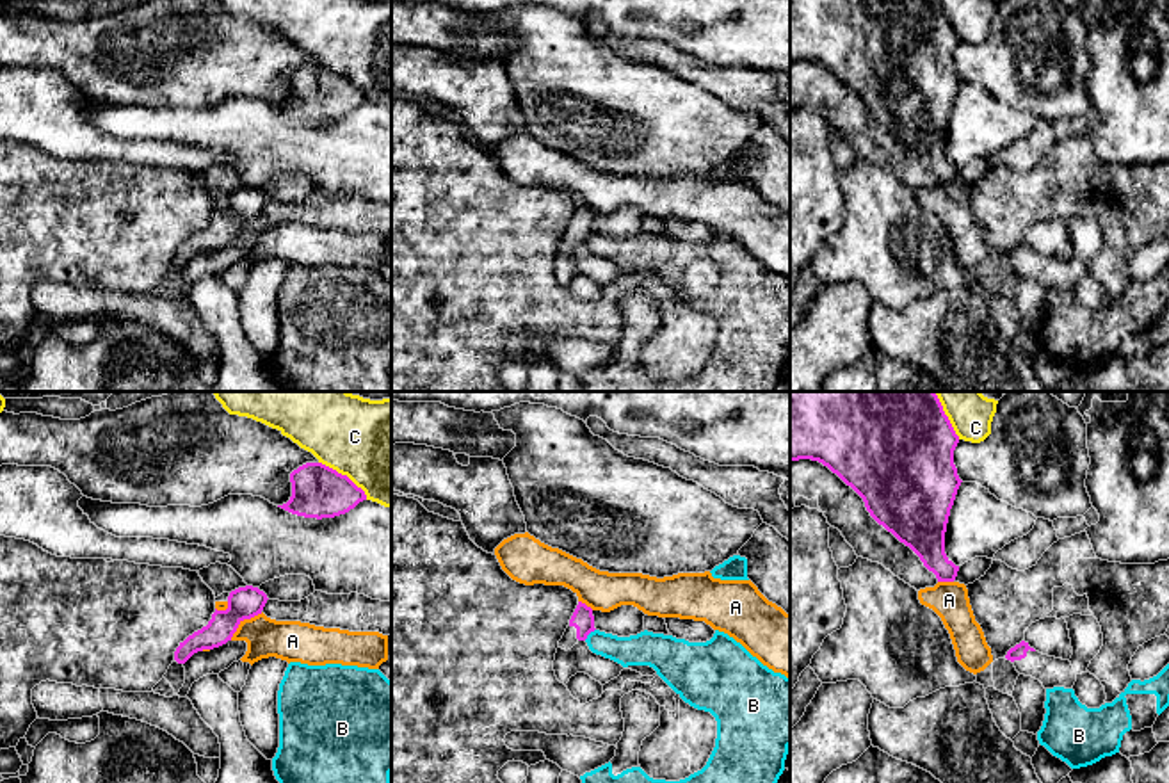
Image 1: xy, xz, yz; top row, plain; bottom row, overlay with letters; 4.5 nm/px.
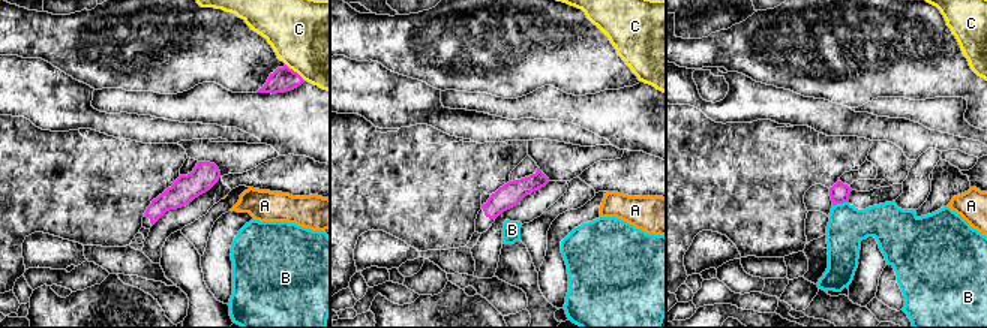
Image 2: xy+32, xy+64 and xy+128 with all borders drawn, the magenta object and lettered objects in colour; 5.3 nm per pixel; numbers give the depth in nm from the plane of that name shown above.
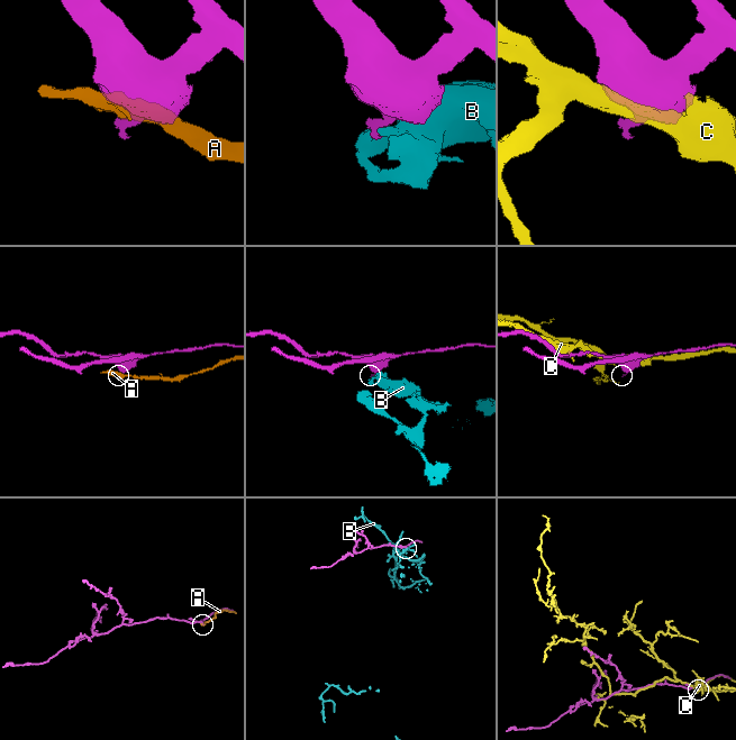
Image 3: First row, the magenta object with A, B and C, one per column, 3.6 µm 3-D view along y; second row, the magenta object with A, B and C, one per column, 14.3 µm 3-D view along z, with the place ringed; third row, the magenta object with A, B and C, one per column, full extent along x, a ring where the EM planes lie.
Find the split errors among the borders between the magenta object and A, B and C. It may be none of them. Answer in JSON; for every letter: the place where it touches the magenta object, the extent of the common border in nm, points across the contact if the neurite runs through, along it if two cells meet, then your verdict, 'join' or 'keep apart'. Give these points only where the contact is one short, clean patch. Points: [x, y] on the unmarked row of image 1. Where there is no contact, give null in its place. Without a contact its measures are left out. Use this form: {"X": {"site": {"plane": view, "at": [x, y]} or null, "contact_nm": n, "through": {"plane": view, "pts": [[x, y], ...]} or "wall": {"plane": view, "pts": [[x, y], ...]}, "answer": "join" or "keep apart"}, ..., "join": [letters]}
{"A": {"site": {"plane": "xy", "at": [242, 221]}, "contact_nm": 200, "answer": "keep apart"}, "B": {"site": {"plane": "xz", "at": [589, 234]}, "contact_nm": 80, "wall": {"plane": "xz", "pts": [[595, 230], [584, 241]]}, "answer": "keep apart"}, "C": {"site": {"plane": "xy", "at": [346, 77]}, "contact_nm": 280, "answer": "keep apart"}, "join": []}

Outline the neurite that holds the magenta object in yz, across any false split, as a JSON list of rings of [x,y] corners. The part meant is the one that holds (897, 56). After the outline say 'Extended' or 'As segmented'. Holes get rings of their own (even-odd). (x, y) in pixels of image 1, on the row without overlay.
[[[790,0],[790,62],[811,61],[827,68],[836,75],[847,87],[851,87],[865,103],[870,117],[891,133],[900,144],[909,148],[923,164],[923,167],[932,173],[938,183],[954,183],[959,173],[945,155],[945,133],[954,107],[961,80],[954,66],[954,52],[959,44],[948,18],[943,12],[939,0]]]. As segmented

